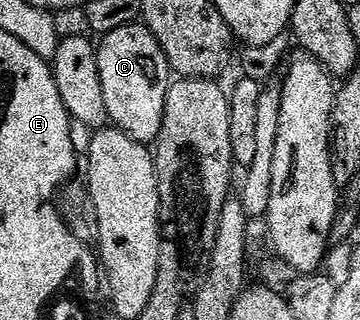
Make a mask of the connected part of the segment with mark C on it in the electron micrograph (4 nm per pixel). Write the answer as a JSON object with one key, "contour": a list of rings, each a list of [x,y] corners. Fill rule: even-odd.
{"contour":[[[141,21],[117,25],[117,29],[109,29],[109,33],[102,35],[95,52],[108,120],[126,135],[133,137],[133,141],[144,145],[154,144],[161,129],[167,85],[173,79],[165,53],[161,45],[157,45],[157,37],[153,37],[153,33],[149,33]]]}

